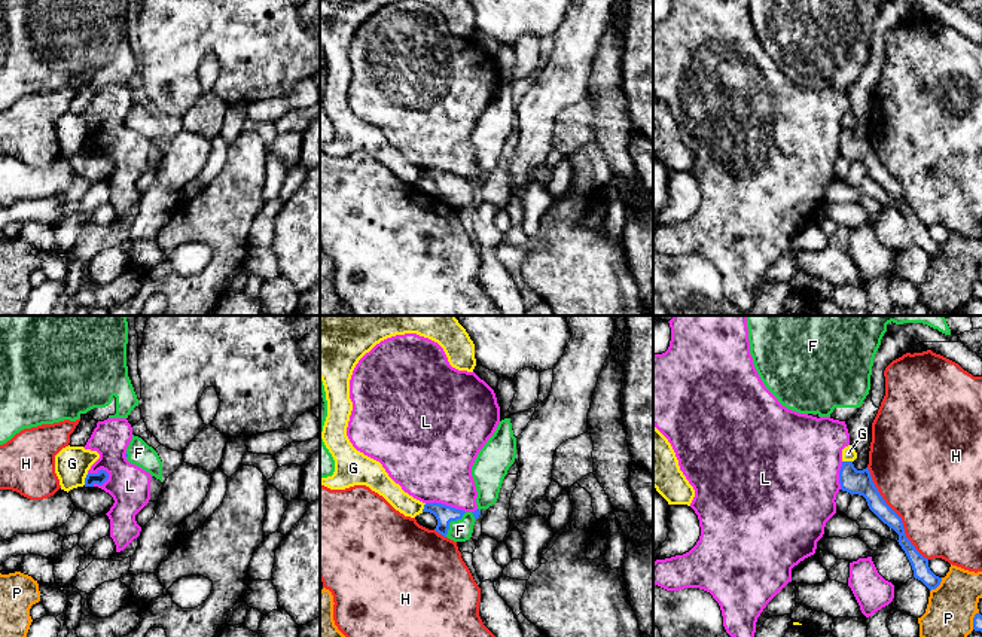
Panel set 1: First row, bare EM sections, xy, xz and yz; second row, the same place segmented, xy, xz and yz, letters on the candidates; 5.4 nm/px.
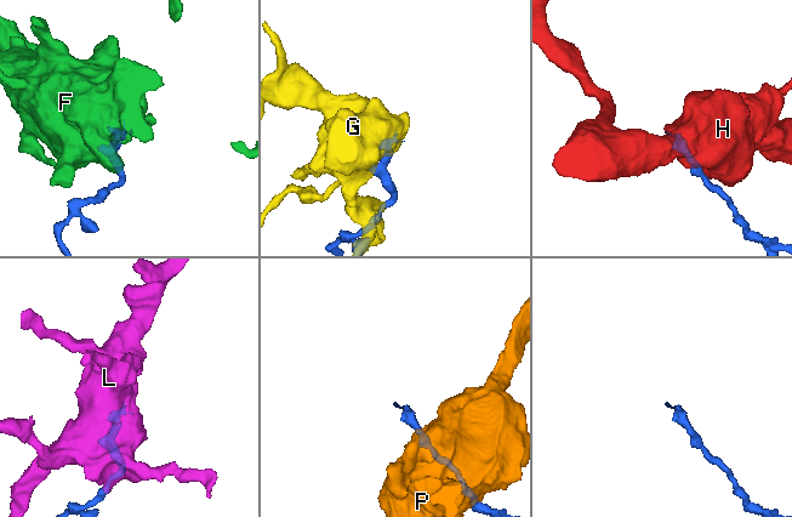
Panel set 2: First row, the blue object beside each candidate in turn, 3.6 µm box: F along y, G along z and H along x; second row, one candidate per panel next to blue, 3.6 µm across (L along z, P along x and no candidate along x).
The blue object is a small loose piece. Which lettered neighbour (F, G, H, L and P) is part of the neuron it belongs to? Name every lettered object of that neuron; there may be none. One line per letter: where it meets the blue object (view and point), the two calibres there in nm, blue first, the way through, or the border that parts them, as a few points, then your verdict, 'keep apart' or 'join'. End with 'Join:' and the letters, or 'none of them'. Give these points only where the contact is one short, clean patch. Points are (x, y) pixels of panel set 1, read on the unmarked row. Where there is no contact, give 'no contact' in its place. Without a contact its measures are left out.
F: meets blue in xz at (451, 186); 100 nm thick on the blue side, 120 nm on the other; runs through xz (444, 180), (451, 186), (460, 197); join
G: meets blue in xy at (85, 146); 70 nm thick on the blue side, 190 nm on the other; border along xy (88, 140), (84, 151); keep apart
H: meets blue in yz at (896, 180); 120 nm thick on the blue side, 500 nm on the other; keep apart
L: meets blue in xy at (101, 136); 70 nm thick on the blue side, 220 nm on the other; border along xy (88, 139), (103, 136), (109, 145); keep apart
P: meets blue in yz at (938, 252); 90 nm thick on the blue side, 260 nm on the other; keep apart
Join: F

